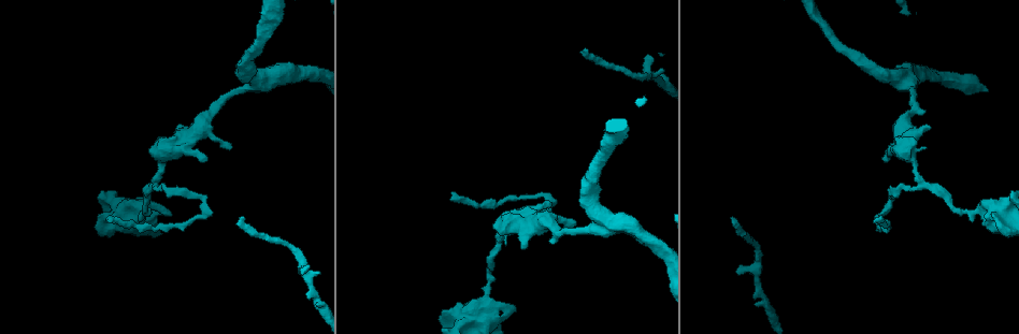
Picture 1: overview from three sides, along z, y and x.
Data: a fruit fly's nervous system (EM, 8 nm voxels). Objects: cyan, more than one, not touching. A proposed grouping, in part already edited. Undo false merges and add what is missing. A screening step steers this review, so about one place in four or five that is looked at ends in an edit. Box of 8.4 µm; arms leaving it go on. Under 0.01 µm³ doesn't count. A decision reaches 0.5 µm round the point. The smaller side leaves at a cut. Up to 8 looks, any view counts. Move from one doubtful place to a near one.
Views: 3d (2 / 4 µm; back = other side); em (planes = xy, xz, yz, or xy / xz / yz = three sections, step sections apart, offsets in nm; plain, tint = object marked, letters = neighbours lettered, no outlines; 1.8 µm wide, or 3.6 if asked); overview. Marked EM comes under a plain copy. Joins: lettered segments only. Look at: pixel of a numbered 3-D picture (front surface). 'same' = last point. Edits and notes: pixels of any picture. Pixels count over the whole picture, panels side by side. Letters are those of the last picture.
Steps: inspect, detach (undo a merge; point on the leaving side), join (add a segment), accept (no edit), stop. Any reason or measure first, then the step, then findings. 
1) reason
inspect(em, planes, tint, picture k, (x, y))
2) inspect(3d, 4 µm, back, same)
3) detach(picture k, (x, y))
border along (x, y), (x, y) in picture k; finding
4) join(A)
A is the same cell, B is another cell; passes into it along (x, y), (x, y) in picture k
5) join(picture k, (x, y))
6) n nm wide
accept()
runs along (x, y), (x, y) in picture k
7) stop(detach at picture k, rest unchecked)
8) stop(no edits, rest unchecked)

sudden change in width
inspect(3d, 4 µm, picture 1, (990, 206))

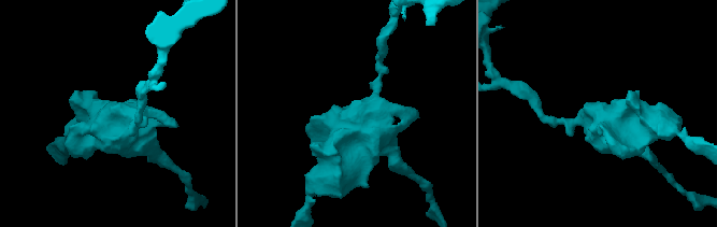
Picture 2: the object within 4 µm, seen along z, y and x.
need the tissue
inspect(em, xz, step 8, tint, picture 2, (126, 116))

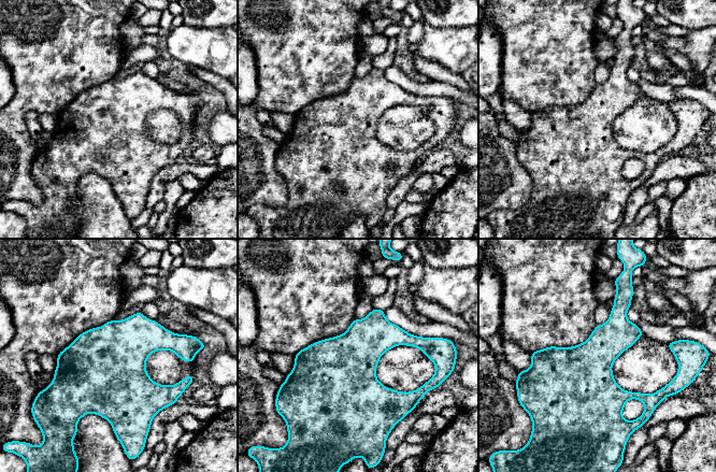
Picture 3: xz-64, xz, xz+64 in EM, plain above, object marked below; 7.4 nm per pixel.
inspect(em, planes, letters, same)

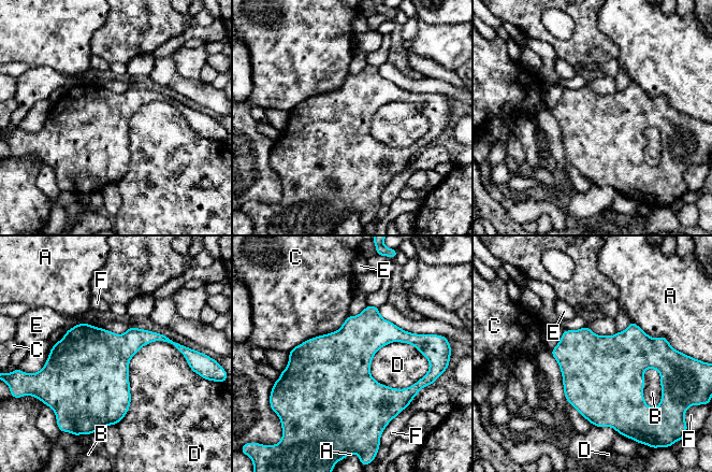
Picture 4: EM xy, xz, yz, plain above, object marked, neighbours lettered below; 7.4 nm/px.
accept()
A, B, C, D, E and F are other cells; border along (426, 358), (389, 342), (369, 374) in picture 4; all the same neuron

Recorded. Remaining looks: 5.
branch stops here
inspect(3d, 2 µm, picture 1, (732, 220))

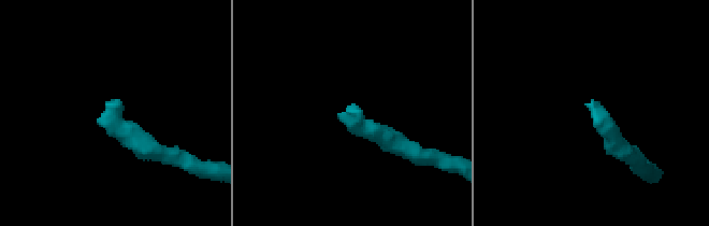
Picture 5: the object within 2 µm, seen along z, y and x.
inspect(em, xy, step 4, letters, picture 5, (592, 101))

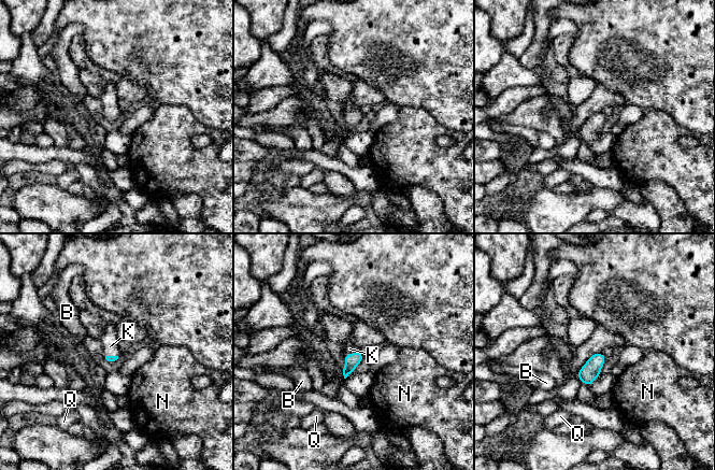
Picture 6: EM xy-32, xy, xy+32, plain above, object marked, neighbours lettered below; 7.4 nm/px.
another direction
inspect(em, planes, letters, same)

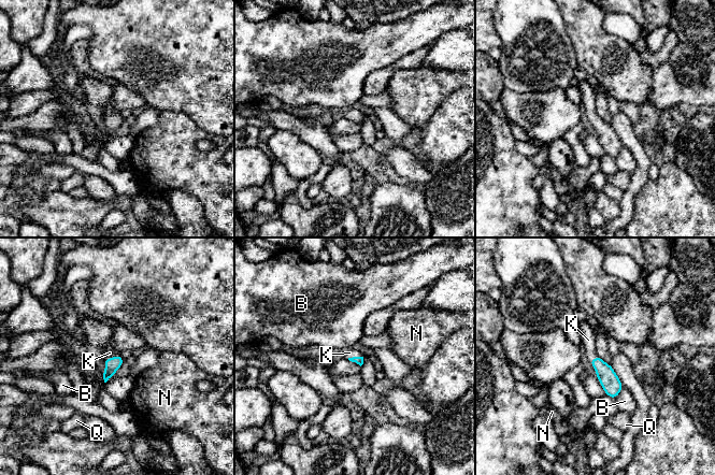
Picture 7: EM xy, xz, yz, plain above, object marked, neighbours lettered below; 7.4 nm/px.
join(picture 7, (349, 353))
K is the same cell, B, N and Q are other cells; passes into it along (359, 360), (355, 357), (349, 353) in picture 7; it goes on there

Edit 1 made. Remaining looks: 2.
redraw
inspect(overview)

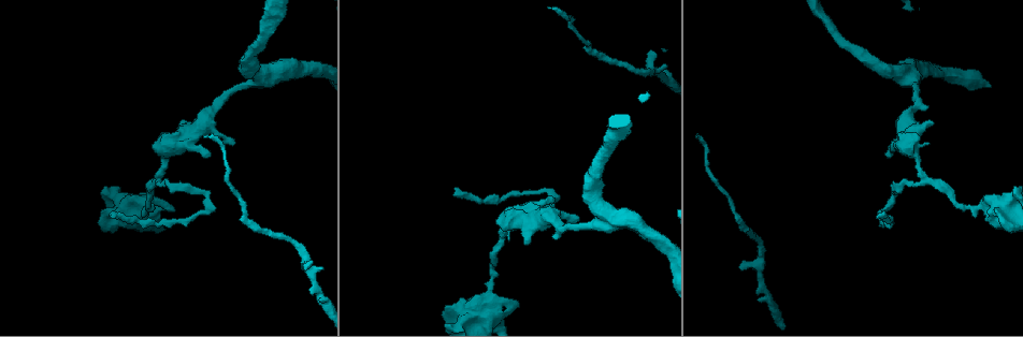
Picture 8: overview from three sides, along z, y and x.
thick end
inspect(em, planes, letters, picture 8, (932, 123))

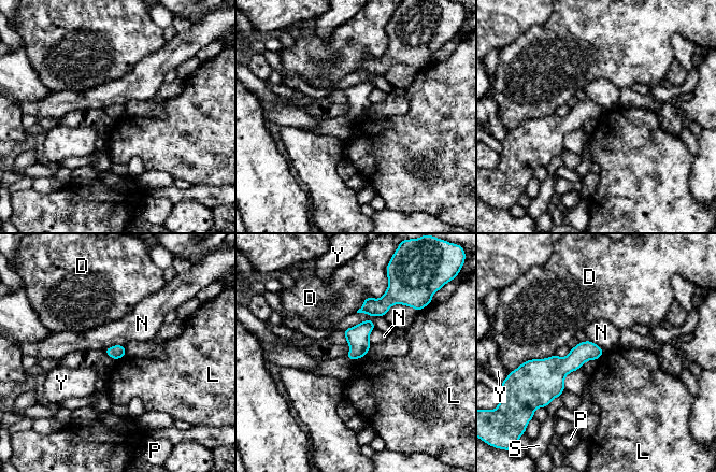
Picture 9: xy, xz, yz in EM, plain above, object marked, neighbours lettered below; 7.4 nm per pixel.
accept()
D, L, N, P, S and Y are other cells; border along (366, 354), (355, 360) in picture 9; none of them fits

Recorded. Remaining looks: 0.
stop(join at picture 7, rest unchecked)

